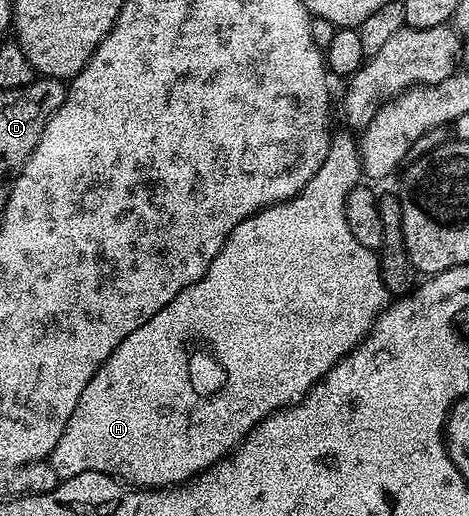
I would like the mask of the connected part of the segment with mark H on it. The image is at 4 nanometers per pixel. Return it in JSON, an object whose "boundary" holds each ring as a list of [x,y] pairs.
{"boundary":[[[334,133],[325,162],[319,172],[315,172],[315,176],[311,176],[309,183],[297,193],[297,197],[288,198],[274,206],[266,206],[264,210],[239,223],[229,234],[229,239],[225,241],[215,260],[211,260],[204,276],[195,280],[195,284],[183,288],[183,292],[179,292],[179,296],[175,296],[171,304],[159,308],[159,312],[155,312],[155,316],[151,316],[147,324],[139,324],[139,328],[135,328],[135,332],[131,332],[127,340],[123,340],[123,344],[119,344],[119,348],[115,348],[115,352],[107,356],[95,376],[91,376],[87,388],[83,388],[83,396],[79,396],[75,404],[75,412],[71,412],[71,420],[67,420],[67,428],[63,428],[63,436],[59,436],[59,444],[55,444],[47,459],[51,468],[57,470],[58,477],[64,480],[79,476],[81,472],[99,472],[117,480],[129,478],[128,485],[133,488],[179,486],[194,475],[210,470],[216,462],[229,455],[268,414],[274,414],[282,406],[291,406],[294,402],[301,401],[308,390],[344,354],[350,354],[368,336],[373,321],[387,305],[387,291],[380,278],[379,257],[374,250],[363,248],[363,244],[355,240],[345,216],[347,196],[362,178],[358,143],[354,139],[352,142],[343,134]]]}

